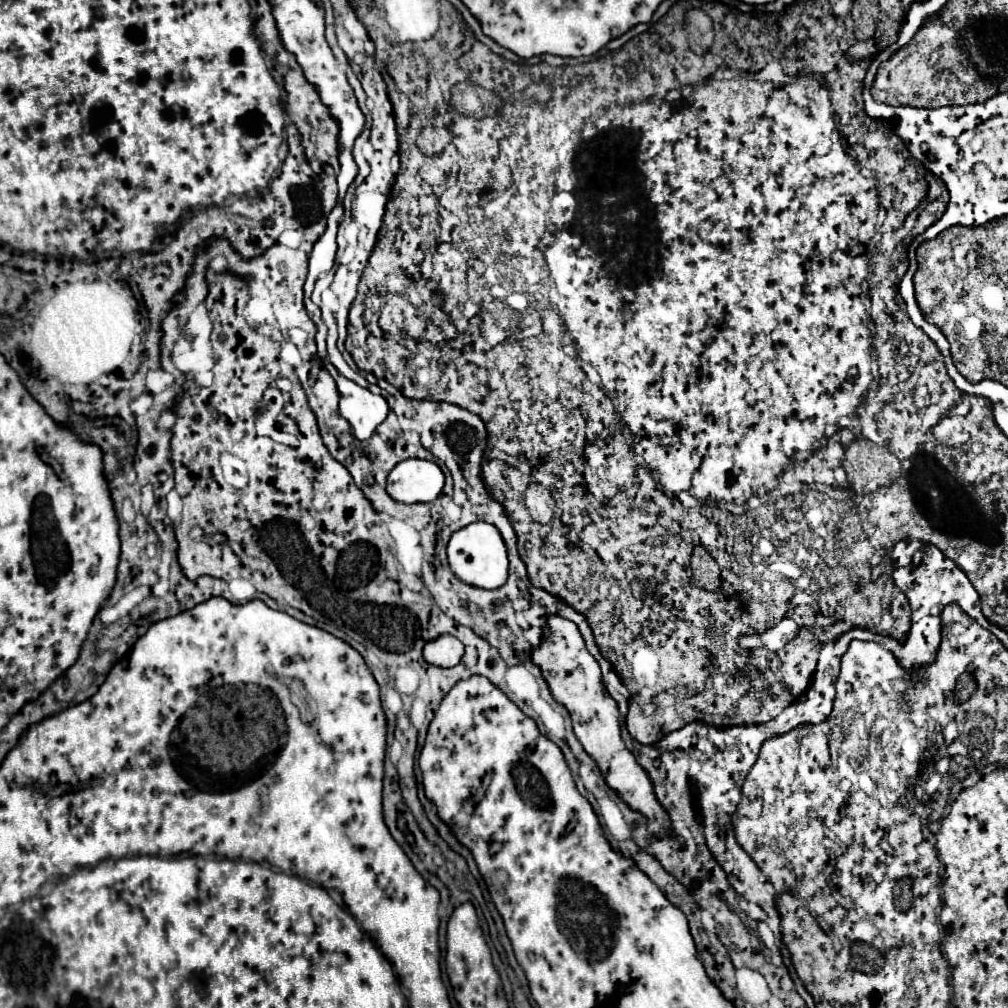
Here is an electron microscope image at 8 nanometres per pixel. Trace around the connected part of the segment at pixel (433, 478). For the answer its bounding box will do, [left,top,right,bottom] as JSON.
[386,459,444,503]

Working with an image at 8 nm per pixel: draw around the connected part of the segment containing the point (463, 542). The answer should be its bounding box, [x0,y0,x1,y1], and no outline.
[448,521,508,589]

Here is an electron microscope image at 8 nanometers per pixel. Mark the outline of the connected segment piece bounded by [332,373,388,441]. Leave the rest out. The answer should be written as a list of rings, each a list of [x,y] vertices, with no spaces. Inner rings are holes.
[[[332,373],[332,377],[340,391],[340,415],[352,425],[352,433],[360,441],[370,439],[388,415],[386,399],[348,381],[340,373]]]

